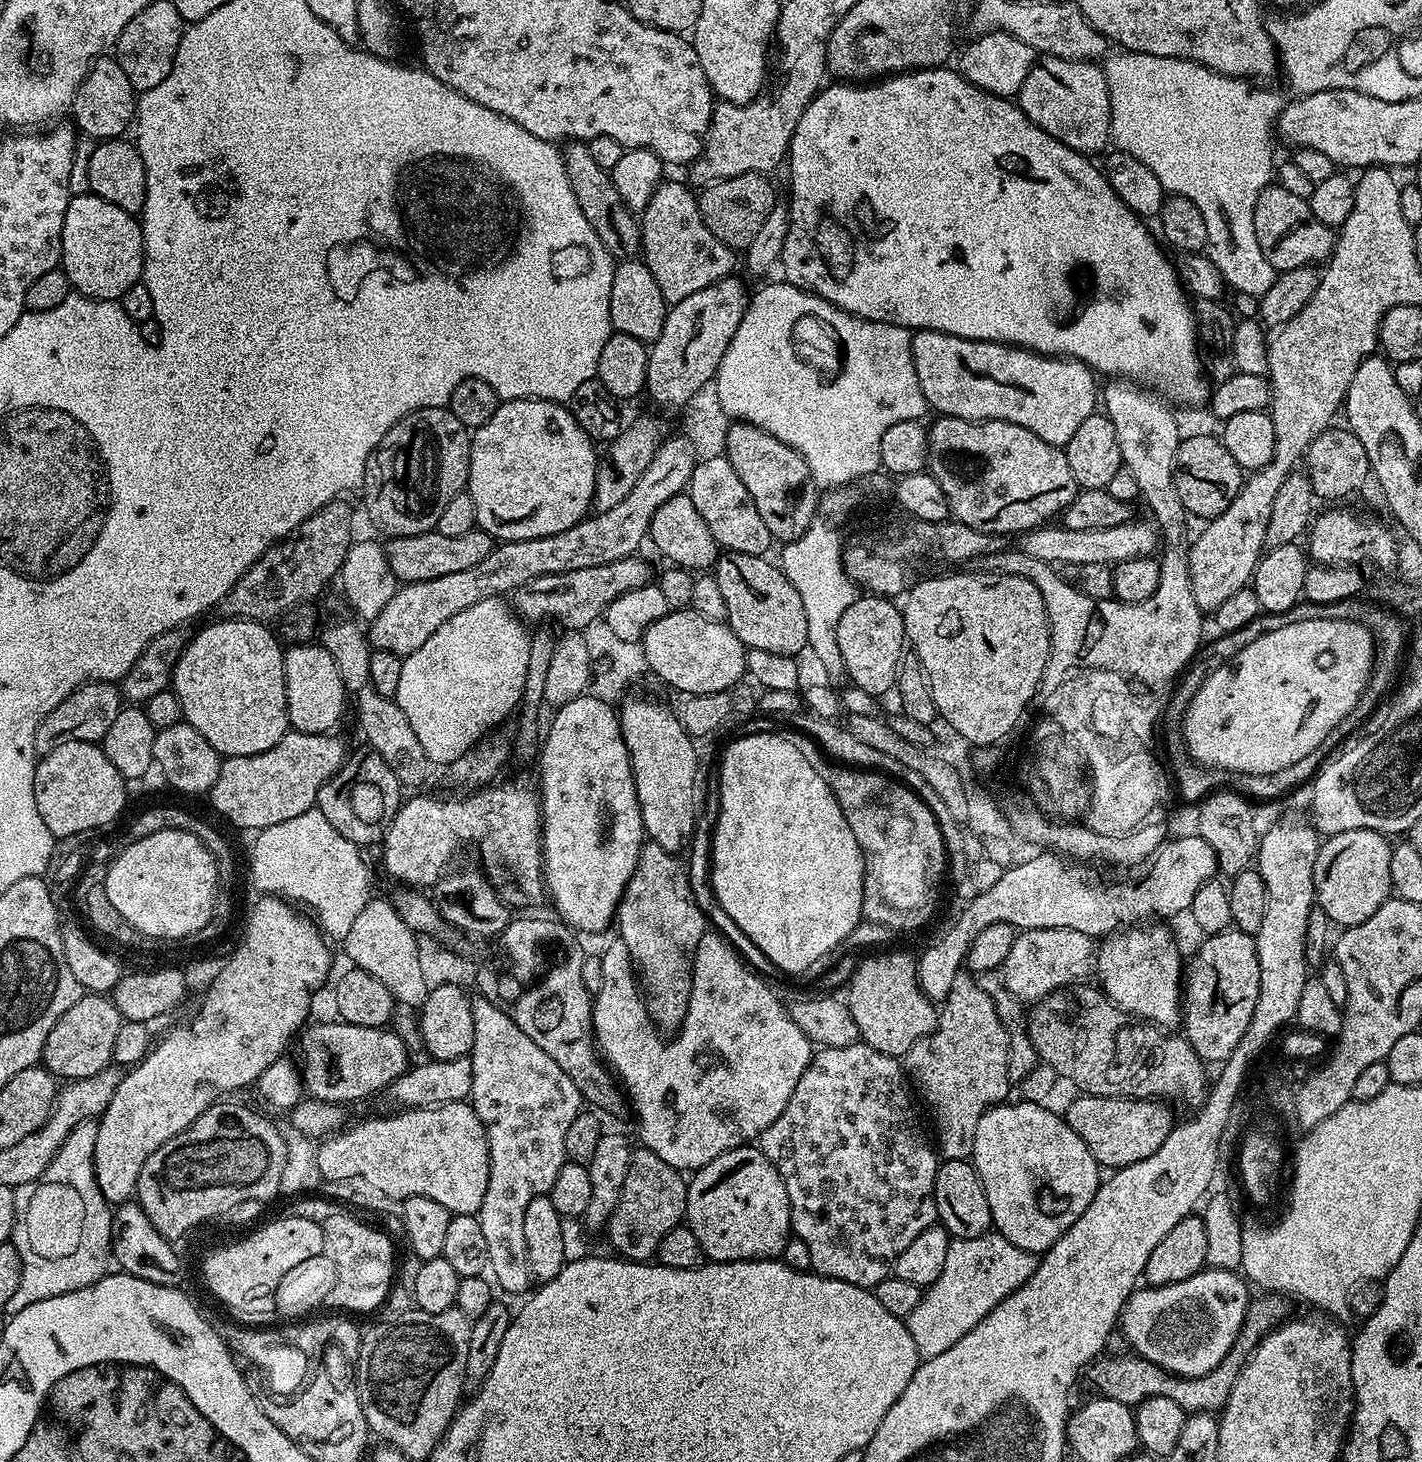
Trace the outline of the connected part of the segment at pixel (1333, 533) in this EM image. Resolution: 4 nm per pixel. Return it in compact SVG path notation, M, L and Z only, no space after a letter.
M1328 510L1309 527L1306 536L1309 557L1322 566L1362 566L1366 562L1380 568L1391 569L1396 565L1398 540L1380 522L1372 522L1348 511Z

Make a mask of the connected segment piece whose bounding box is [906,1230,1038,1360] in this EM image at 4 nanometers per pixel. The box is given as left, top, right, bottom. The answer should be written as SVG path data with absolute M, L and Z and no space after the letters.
M989 1230L978 1238L949 1239L946 1266L942 1266L942 1274L938 1274L936 1281L923 1289L918 1306L914 1306L906 1318L910 1338L914 1338L914 1346L921 1358L934 1358L942 1354L942 1350L950 1350L958 1338L970 1334L970 1330L974 1330L974 1326L978 1326L978 1322L982 1322L982 1318L986 1318L994 1306L998 1306L1028 1281L1030 1274L1034 1274L1037 1263L1037 1257L1033 1253L1014 1246L1014 1242L1006 1242L1006 1238L1002 1238L995 1230Z

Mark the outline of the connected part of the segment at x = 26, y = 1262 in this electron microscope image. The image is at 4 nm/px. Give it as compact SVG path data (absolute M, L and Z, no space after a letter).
M95 1119L83 1120L78 1126L74 1126L74 1130L70 1130L66 1142L62 1142L44 1173L34 1182L26 1182L26 1186L18 1186L14 1190L16 1225L12 1231L11 1243L16 1245L22 1258L22 1279L18 1282L18 1290L14 1290L10 1302L6 1302L3 1309L9 1317L26 1310L26 1306L34 1306L34 1302L46 1302L46 1298L82 1290L121 1271L118 1258L112 1249L114 1212L96 1181L94 1142L98 1142L98 1123Z

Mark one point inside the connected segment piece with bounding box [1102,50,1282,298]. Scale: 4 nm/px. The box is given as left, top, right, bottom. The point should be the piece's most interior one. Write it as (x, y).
(1208, 137)

